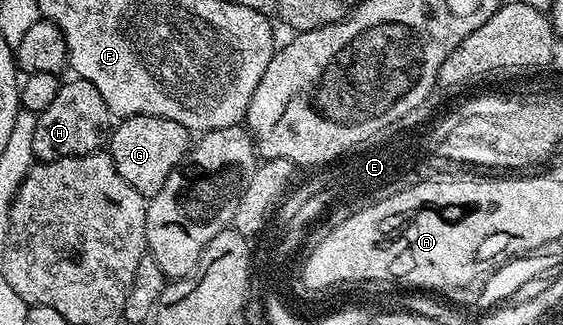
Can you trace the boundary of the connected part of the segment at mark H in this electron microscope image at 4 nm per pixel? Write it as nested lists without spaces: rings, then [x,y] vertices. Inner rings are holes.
[[[71,78],[68,84],[67,81],[60,83],[57,98],[53,98],[53,103],[36,115],[33,154],[36,161],[42,162],[97,152],[108,143],[112,128],[113,114],[109,106],[105,106],[105,98],[101,98],[97,86],[88,80]]]

